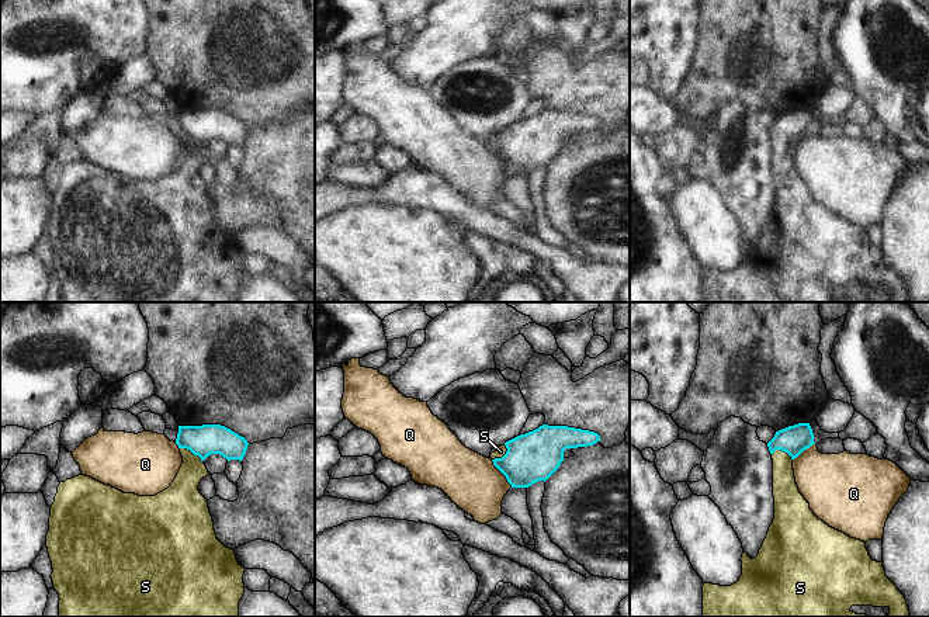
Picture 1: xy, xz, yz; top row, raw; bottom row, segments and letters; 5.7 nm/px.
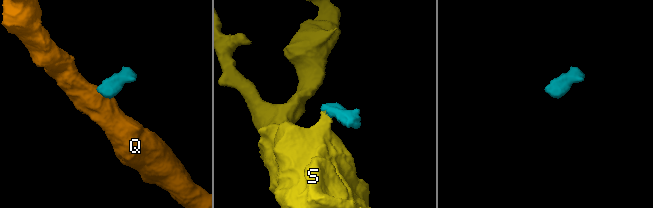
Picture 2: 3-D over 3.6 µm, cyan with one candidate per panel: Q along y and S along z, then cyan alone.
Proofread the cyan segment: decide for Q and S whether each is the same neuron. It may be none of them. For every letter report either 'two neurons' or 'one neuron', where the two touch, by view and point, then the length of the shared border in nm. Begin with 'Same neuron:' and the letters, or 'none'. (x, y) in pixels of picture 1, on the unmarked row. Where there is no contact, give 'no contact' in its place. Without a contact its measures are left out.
Same neuron: S
Q: two neurons; contact xz (502, 158); length 200 nm
S: one neuron; contact xy (191, 137); length 160 nm

